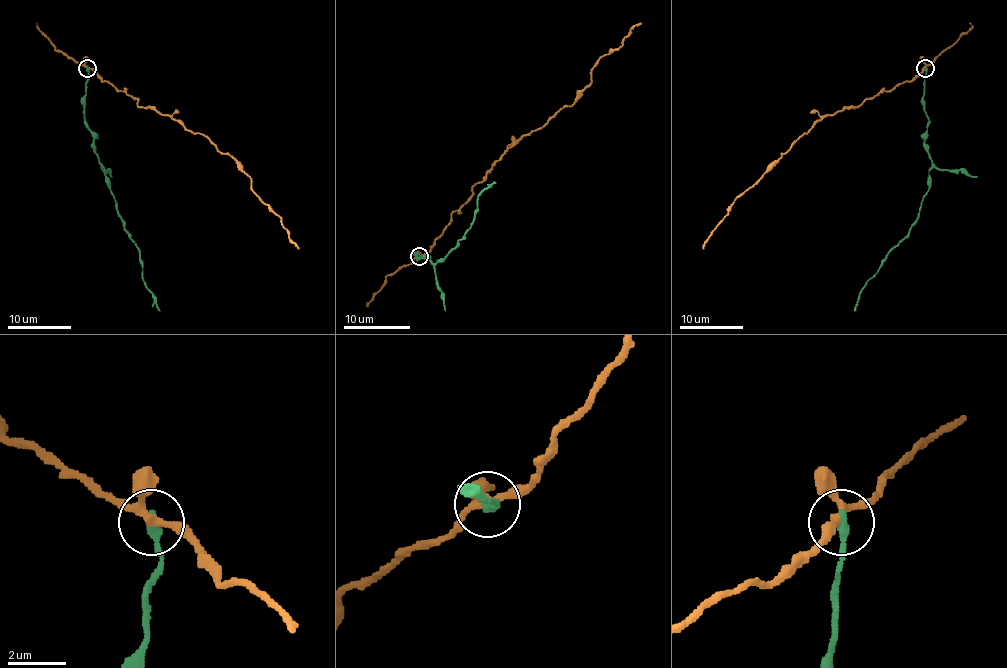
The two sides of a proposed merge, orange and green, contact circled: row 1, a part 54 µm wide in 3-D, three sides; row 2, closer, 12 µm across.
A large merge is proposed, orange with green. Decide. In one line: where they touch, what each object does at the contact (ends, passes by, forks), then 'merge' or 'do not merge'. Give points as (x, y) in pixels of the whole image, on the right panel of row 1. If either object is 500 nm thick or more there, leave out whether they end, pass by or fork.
(925, 68) | orange forks | green ends | do not merge

